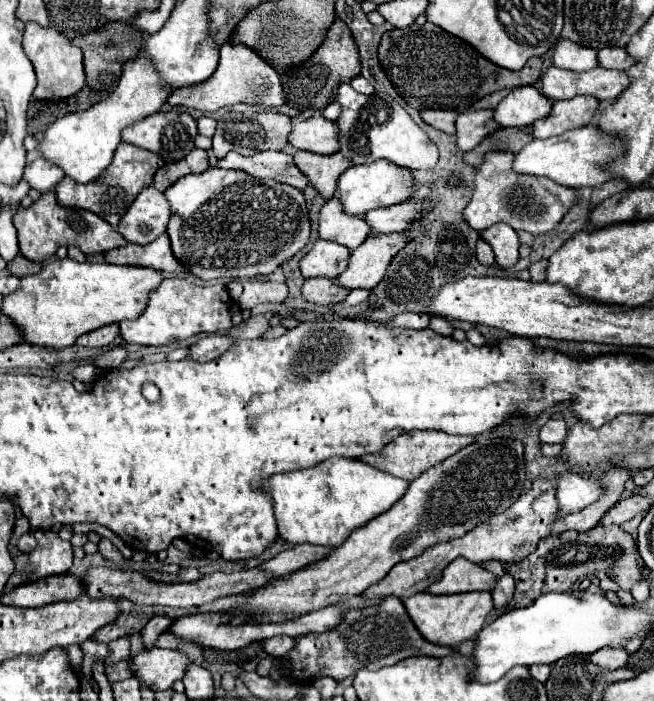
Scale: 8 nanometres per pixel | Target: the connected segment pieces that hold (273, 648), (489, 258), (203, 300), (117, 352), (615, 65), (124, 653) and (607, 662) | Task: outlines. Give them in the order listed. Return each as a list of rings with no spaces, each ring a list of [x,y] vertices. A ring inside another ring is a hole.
[[[274,636],[274,638],[270,638],[270,640],[264,642],[264,650],[266,650],[270,656],[284,656],[284,654],[288,654],[294,646],[296,646],[296,640],[290,638],[290,636]]]
[[[478,240],[476,258],[478,258],[480,264],[486,264],[486,266],[492,266],[494,264],[494,252],[492,252],[492,248],[484,240]]]
[[[166,278],[148,294],[148,306],[136,320],[120,322],[120,336],[128,344],[162,346],[176,340],[186,340],[200,332],[226,332],[234,326],[233,300],[226,286],[194,286],[182,278]]]
[[[116,346],[116,348],[92,358],[96,368],[118,368],[124,360],[126,360],[126,350],[122,346]]]
[[[602,48],[598,52],[598,66],[608,70],[628,70],[634,60],[626,54],[624,48]]]
[[[127,635],[108,644],[110,654],[104,662],[105,666],[130,657],[131,636]]]
[[[606,646],[606,648],[600,648],[598,652],[594,652],[590,656],[590,660],[594,664],[598,664],[600,668],[606,668],[606,670],[616,670],[616,668],[626,666],[628,658],[630,658],[630,654],[628,654],[628,650],[624,646],[616,646],[616,648]]]

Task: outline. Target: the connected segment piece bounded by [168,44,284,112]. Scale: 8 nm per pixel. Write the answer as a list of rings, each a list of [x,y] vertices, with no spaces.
[[[226,44],[226,48],[220,48],[218,68],[206,82],[194,84],[194,88],[172,92],[168,98],[170,106],[188,106],[202,112],[216,112],[224,106],[232,106],[238,102],[260,104],[266,108],[278,108],[284,104],[284,92],[278,72],[270,64],[266,64],[254,50],[242,44]]]

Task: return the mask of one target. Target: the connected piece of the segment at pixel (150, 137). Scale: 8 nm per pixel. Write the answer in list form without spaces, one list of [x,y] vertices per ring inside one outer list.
[[[156,112],[156,114],[150,114],[138,122],[134,122],[132,126],[124,128],[122,130],[122,140],[128,142],[128,144],[134,144],[138,148],[144,148],[144,150],[150,150],[150,152],[156,152],[166,164],[170,162],[178,162],[182,160],[188,152],[194,150],[194,138],[196,138],[198,130],[196,130],[196,120],[186,114],[186,112]]]

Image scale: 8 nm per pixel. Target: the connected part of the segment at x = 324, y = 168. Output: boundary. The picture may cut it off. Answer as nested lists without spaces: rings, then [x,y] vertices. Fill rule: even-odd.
[[[298,150],[294,154],[294,164],[308,178],[308,184],[316,188],[324,200],[330,200],[334,196],[340,174],[352,166],[350,160],[346,160],[340,152],[332,156],[320,156],[304,150]]]

